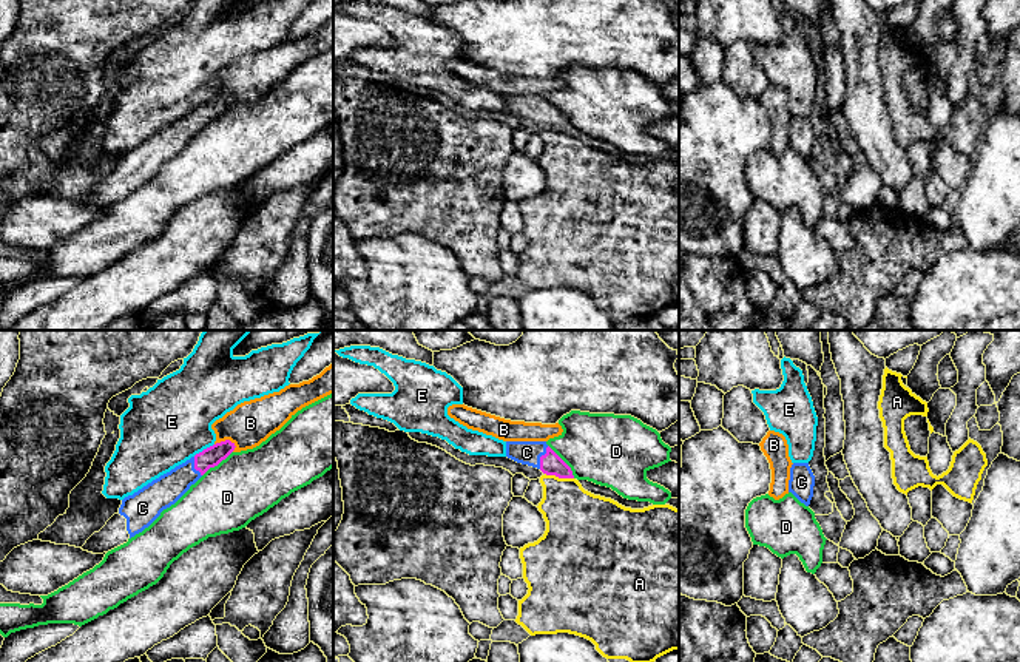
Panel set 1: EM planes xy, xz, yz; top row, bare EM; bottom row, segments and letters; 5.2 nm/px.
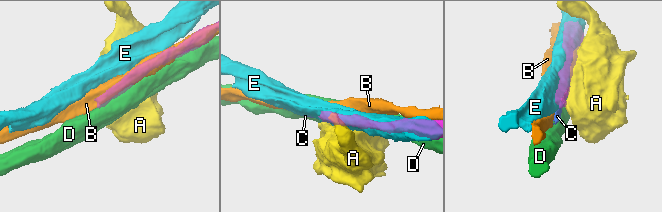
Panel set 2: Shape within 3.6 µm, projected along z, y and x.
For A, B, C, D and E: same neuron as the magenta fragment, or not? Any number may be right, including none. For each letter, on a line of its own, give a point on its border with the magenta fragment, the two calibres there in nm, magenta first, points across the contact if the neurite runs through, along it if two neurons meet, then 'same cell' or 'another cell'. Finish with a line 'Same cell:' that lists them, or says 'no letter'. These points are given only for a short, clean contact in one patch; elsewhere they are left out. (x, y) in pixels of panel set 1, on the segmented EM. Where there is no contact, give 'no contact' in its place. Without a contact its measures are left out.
A: contact xz (559, 477); calibres 110 and 320 nm; another cell
B: contact xy (226, 440); calibres 110 and 240 nm; another cell
C: contact xz (540, 457); calibres 110 and 130 nm; way xz (551, 463), (540, 457), (526, 452); same cell
D: contact xz (564, 462); calibres 110 and 380 nm; another cell
E: contact xy (204, 449); calibres 110 and 420 nm; another cell
Same cell: C

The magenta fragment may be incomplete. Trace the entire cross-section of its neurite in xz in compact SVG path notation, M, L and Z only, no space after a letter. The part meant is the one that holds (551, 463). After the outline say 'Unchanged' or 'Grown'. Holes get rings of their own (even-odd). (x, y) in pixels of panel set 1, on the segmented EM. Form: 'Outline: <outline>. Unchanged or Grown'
Outline: M506 441L506 457L546 475L574 478L571 468L546 444L546 441Z. Grown

